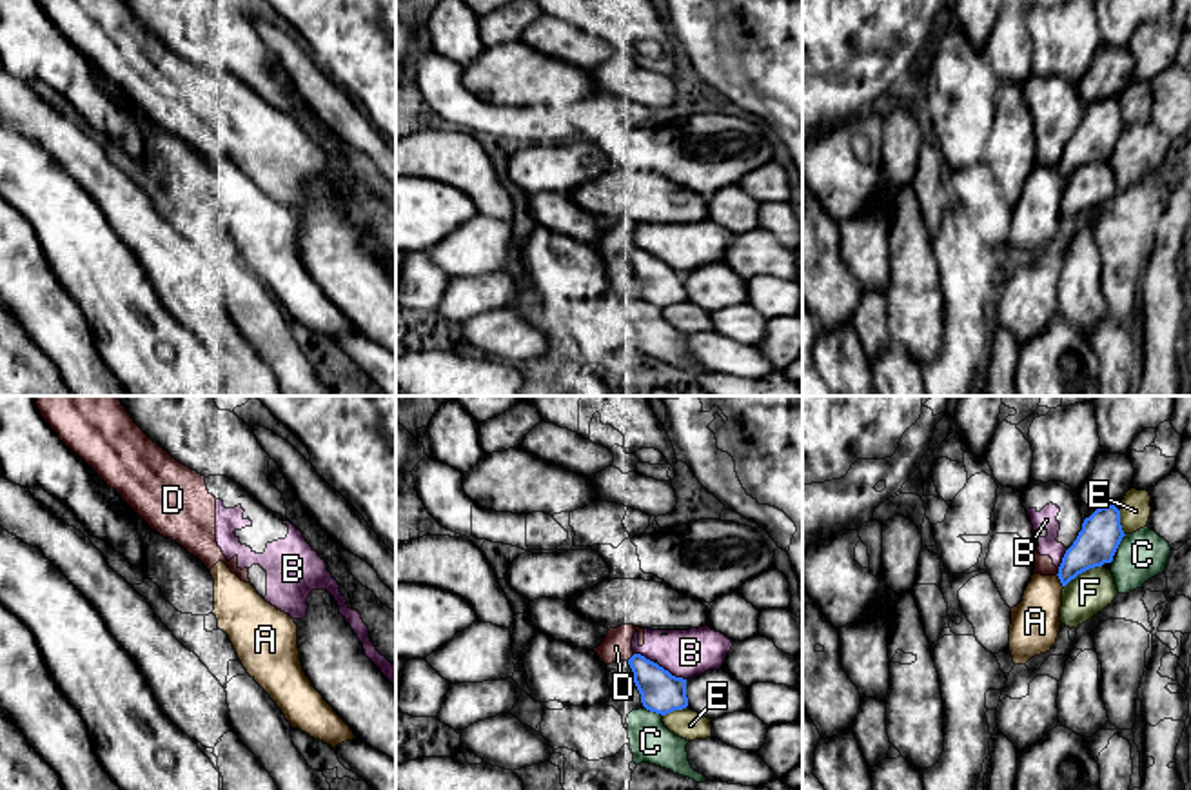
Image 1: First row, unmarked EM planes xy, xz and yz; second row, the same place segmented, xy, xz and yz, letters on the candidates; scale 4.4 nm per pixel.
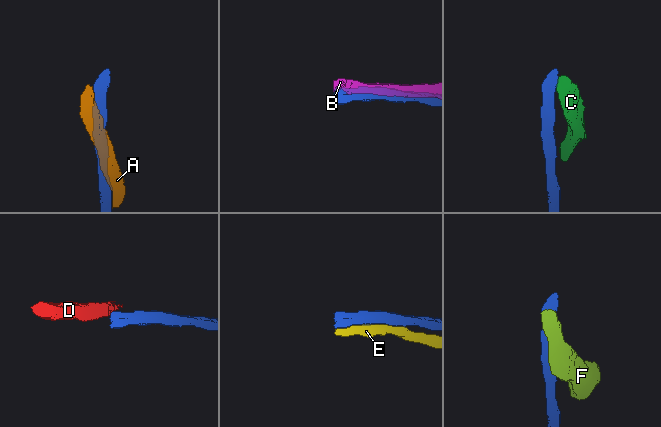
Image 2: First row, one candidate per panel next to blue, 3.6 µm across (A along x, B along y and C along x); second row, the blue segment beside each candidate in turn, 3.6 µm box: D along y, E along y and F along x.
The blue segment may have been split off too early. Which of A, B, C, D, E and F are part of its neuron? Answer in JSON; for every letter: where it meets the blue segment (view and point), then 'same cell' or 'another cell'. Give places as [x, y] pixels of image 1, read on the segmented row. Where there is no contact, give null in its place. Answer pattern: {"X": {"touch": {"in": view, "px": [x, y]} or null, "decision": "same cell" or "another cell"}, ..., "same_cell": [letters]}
{"A": {"touch": {"in": "yz", "px": [1061, 582]}, "decision": "another cell"}, "B": {"touch": {"in": "xz", "px": [669, 672]}, "decision": "another cell"}, "C": {"touch": {"in": "xz", "px": [654, 710]}, "decision": "another cell"}, "D": {"touch": {"in": "xz", "px": [632, 656]}, "decision": "another cell"}, "E": {"touch": {"in": "yz", "px": [1119, 522]}, "decision": "another cell"}, "F": {"touch": {"in": "yz", "px": [1082, 571]}, "decision": "another cell"}, "same_cell": []}

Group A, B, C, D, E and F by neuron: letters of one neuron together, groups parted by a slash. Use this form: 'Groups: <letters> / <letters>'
Groups: A / B D / C / E / F

